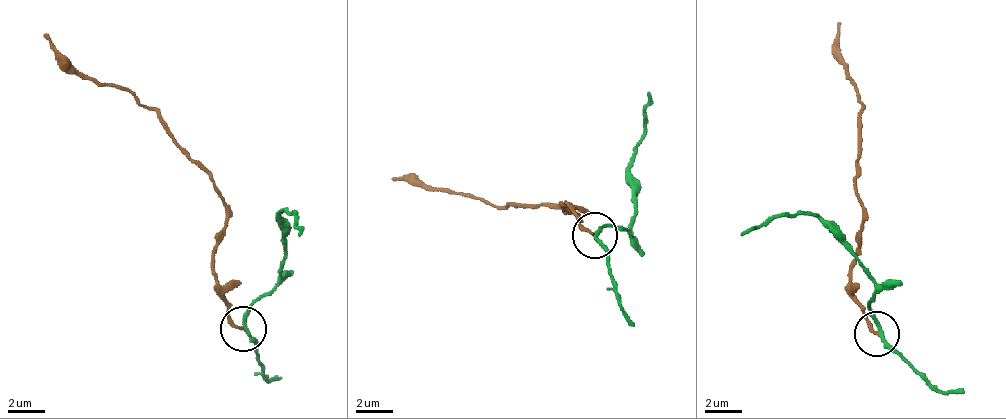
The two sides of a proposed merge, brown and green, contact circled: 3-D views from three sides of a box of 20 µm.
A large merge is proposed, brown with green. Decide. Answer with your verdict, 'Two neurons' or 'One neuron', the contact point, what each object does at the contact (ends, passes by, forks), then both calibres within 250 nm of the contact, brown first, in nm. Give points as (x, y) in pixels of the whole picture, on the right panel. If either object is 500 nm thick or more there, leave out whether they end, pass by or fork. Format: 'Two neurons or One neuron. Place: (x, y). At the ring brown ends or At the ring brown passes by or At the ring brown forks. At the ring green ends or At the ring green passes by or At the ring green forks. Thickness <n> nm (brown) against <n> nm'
Two neurons. Place: (877, 334). At the ring brown ends. At the ring green passes by. Thickness 170 nm (brown) against 200 nm

